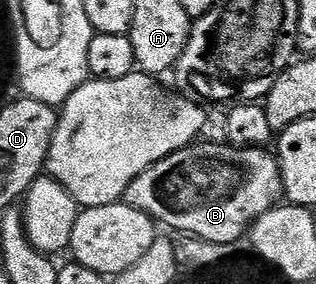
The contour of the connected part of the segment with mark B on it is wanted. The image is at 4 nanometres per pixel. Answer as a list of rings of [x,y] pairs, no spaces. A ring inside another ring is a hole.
[[[222,143],[223,145],[203,144],[186,145],[181,151],[169,155],[157,163],[153,163],[153,167],[149,167],[141,175],[137,175],[137,179],[133,179],[133,183],[129,183],[125,201],[126,204],[137,207],[137,211],[145,211],[149,216],[155,218],[160,226],[168,225],[168,230],[177,233],[192,233],[195,237],[209,239],[209,243],[234,246],[236,244],[235,241],[241,240],[242,237],[244,240],[248,236],[251,226],[254,225],[257,219],[261,219],[261,215],[265,215],[270,209],[274,209],[276,205],[280,204],[283,197],[283,180],[281,179],[281,171],[279,170],[279,159],[274,152],[268,151],[263,147],[240,147],[230,143]]]

